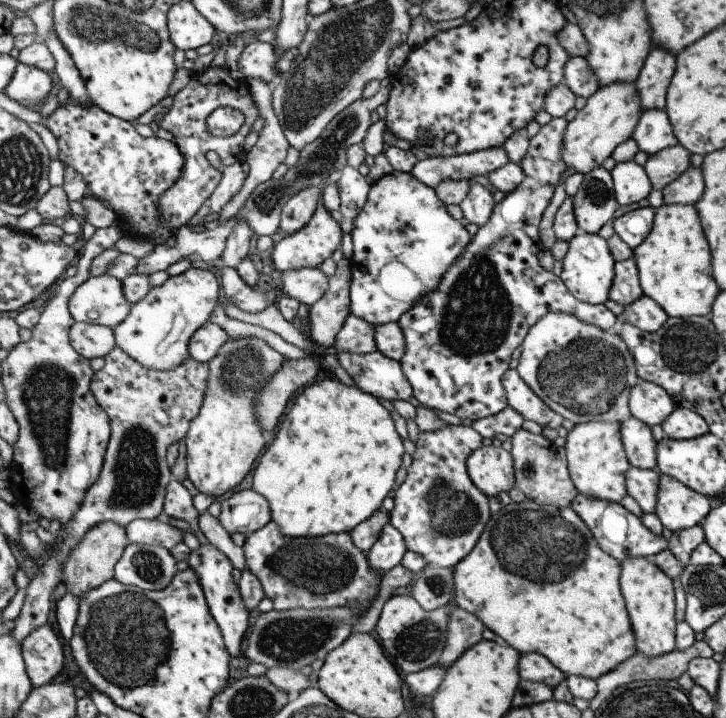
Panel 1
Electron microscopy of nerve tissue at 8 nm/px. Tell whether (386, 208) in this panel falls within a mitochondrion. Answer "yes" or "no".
no

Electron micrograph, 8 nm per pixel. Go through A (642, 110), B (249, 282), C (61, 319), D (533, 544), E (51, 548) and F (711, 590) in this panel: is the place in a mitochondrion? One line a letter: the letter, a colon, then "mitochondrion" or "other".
A: other
B: other
C: other
D: mitochondrion
E: other
F: mitochondrion

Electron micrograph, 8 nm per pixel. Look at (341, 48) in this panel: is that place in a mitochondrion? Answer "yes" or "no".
yes

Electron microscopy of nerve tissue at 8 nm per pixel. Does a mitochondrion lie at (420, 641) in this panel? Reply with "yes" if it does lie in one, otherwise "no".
yes

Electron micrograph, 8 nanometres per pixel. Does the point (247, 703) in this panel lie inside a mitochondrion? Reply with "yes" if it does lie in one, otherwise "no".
yes

